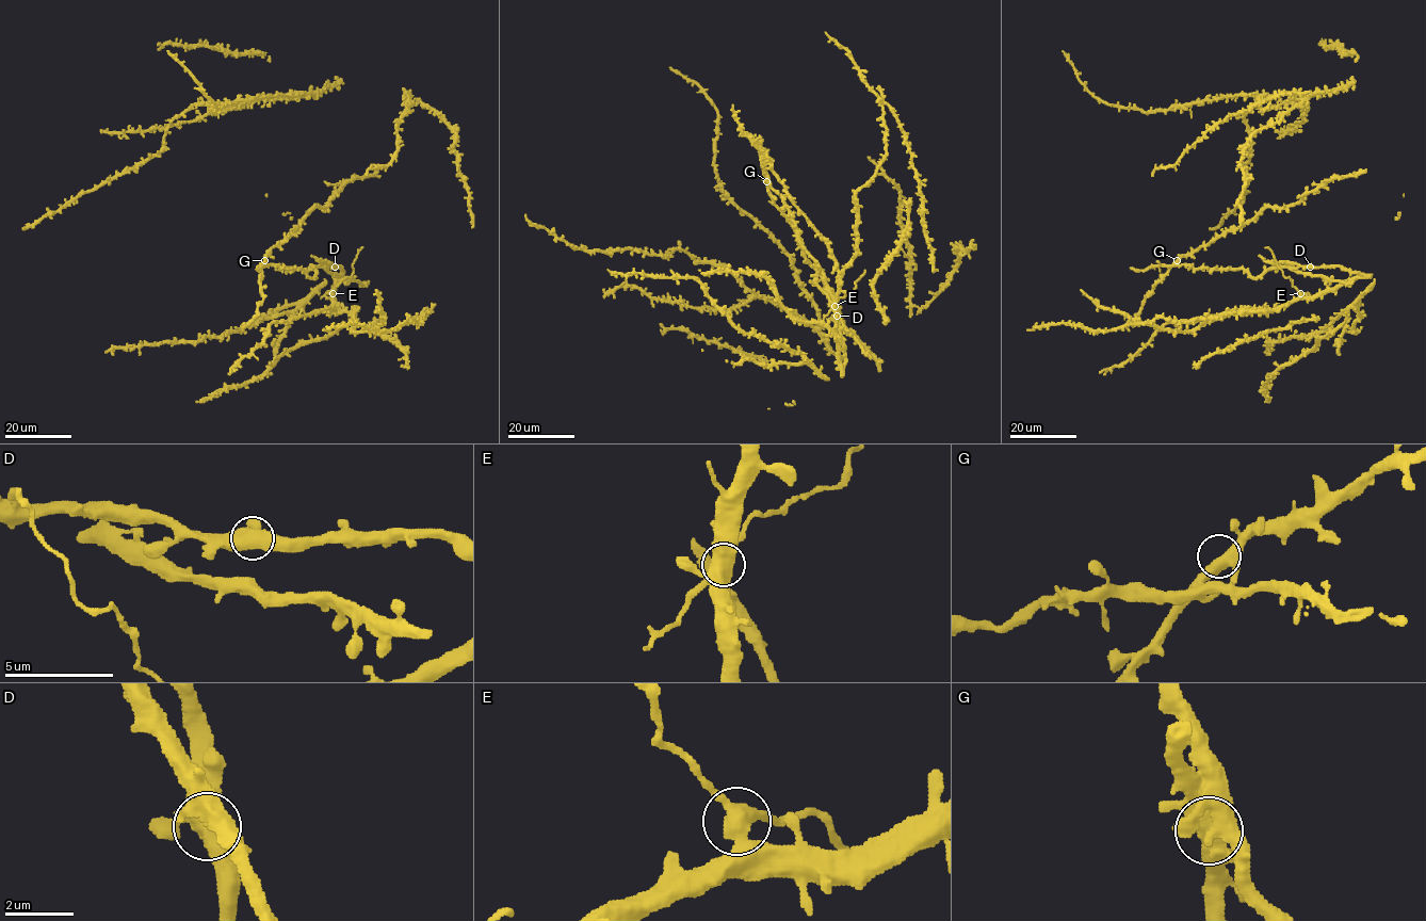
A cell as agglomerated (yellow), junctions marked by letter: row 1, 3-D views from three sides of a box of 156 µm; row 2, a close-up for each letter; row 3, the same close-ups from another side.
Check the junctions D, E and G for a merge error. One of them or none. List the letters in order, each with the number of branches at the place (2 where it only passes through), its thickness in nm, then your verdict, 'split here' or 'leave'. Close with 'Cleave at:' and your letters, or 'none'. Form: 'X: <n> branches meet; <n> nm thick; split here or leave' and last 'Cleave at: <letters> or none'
D: 3 branches meet; 480 nm thick; leave
E: 3 branches meet; 480 nm thick; split here
G: 3 branches meet; 440 nm thick; leave
Cleave at: E

